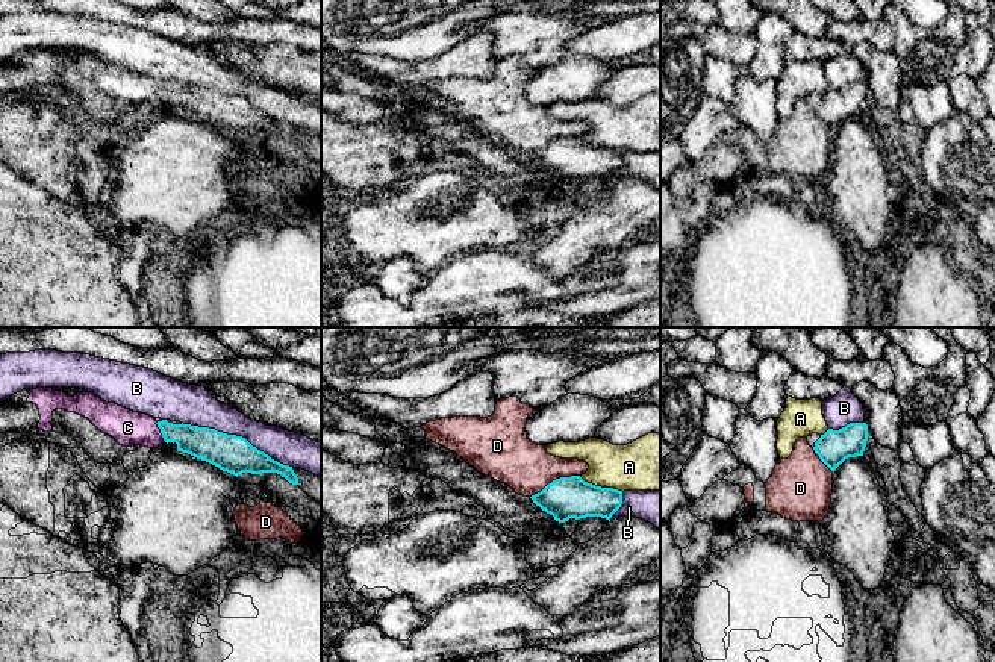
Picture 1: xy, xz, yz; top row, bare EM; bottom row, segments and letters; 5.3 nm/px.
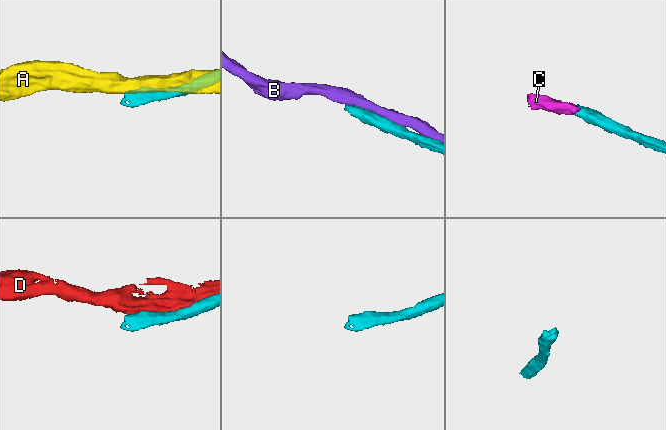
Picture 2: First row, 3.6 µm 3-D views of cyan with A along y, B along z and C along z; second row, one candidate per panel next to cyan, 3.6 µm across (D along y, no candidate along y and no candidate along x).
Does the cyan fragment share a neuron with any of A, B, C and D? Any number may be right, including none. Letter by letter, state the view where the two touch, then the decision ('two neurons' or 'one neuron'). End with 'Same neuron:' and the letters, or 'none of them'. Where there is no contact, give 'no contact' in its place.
A: xz | two neurons
B: xy | two neurons
C: xy | one neuron
D: xz | two neurons
Same neuron: C

